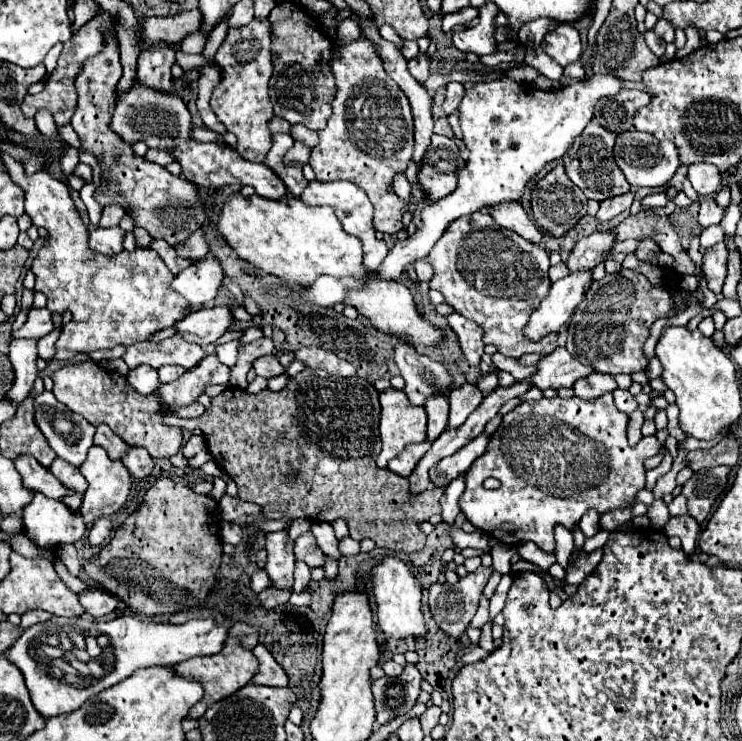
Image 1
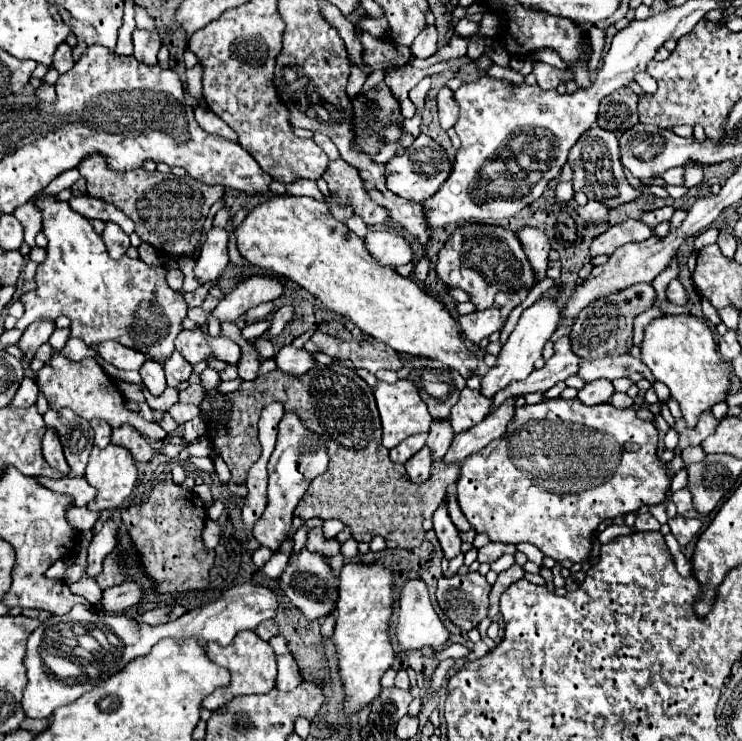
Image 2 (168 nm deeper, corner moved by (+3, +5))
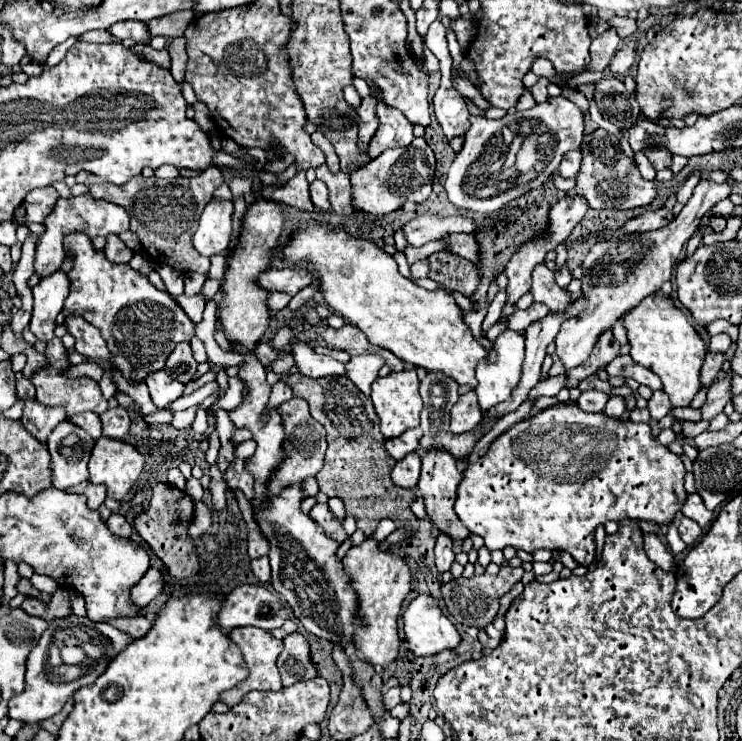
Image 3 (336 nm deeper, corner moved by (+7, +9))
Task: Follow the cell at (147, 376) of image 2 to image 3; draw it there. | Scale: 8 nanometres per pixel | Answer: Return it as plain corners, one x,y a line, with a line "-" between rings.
157,371
157,373
151,373
151,377
145,379
147,387
149,387
149,393
151,393
151,399
155,401
157,407
165,407
167,403
175,401
177,397
181,397
185,385
171,379
165,371

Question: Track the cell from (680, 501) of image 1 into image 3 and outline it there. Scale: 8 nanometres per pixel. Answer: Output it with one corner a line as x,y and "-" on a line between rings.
697,493
687,495
687,499
685,499
683,507
681,507
681,513
685,517
697,521
701,527
707,527
711,523
711,519
713,519
713,513
705,509
705,505
703,505
703,501
701,501
701,497

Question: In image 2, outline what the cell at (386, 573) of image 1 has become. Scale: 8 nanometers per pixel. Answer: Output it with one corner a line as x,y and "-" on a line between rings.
411,579
401,591
397,639
403,649
441,649
449,641
449,631
431,605
423,581

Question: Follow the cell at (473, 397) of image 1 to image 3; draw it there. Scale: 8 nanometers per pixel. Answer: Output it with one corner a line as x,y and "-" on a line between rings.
469,391
459,397
459,401
451,409
451,431
453,433
467,433
479,425
483,419
483,411
477,403
475,391

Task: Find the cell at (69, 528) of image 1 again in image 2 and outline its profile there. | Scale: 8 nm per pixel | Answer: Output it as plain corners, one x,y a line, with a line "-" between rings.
73,507
73,509
69,509
69,513
67,513
69,523
71,523
75,529
79,529
81,533
93,529
93,525
97,523
99,517
101,517
101,513
89,511
87,507

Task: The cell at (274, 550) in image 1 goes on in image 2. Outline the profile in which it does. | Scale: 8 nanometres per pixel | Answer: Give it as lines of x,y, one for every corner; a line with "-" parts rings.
291,411
285,413
281,423
279,423
275,451
273,451
269,465
267,465
267,469
269,469
267,507
253,527
253,535
261,545
267,545
273,551
281,545
281,541
285,539
285,535
291,527
293,509
297,507
297,503
305,495
309,483
315,477
319,477
321,473
325,473
327,463
329,463
329,455
327,455
325,441
317,433
313,433
311,429
301,425
301,419
297,417
297,413
291,413

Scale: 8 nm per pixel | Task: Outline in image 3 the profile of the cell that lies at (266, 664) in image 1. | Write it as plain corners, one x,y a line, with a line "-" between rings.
291,633
283,639
283,651
277,659
281,681
285,687
317,677
317,671
309,659
309,643
301,633

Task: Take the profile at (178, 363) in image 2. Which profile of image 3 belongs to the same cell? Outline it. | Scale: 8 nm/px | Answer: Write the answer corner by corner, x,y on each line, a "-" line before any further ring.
179,343
173,349
173,353
167,359
165,373
171,375
173,379
181,381
181,383
189,383
193,379
193,375
197,373
197,363
195,363
195,359
191,355
189,343

